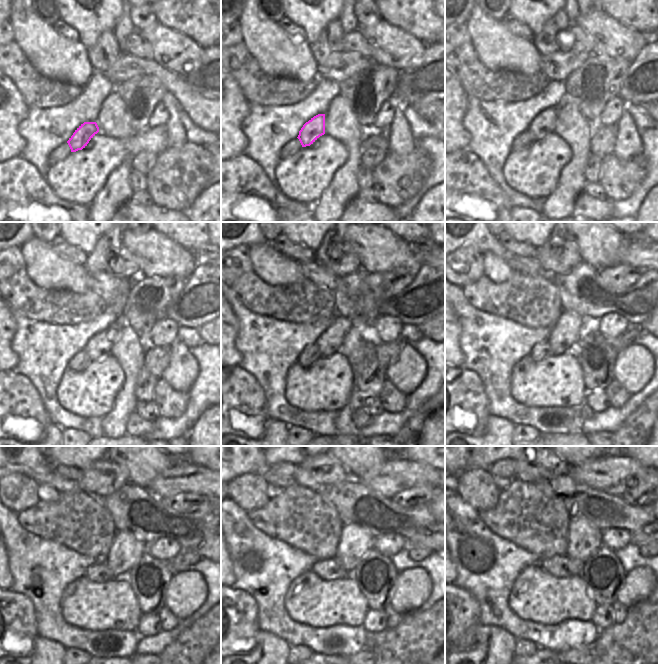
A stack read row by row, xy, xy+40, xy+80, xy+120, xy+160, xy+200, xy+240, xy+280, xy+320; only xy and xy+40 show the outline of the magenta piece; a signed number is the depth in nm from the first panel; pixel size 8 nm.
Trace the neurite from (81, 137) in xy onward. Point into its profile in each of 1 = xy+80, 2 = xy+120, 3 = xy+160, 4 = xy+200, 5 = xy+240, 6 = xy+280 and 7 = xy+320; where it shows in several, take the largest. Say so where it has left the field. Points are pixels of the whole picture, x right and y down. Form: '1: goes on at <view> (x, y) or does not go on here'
1: goes on at xy+80 (543, 124)
2: goes on at xy+120 (99, 346)
3: goes on at xy+160 (328, 343)
4: goes on at xy+200 (566, 332)
5: goes on at xy+240 (125, 551)
6: goes on at xy+280 (355, 541)
7: goes on at xy+320 (585, 538)

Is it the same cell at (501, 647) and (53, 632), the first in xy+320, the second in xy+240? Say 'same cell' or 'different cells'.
different cells

